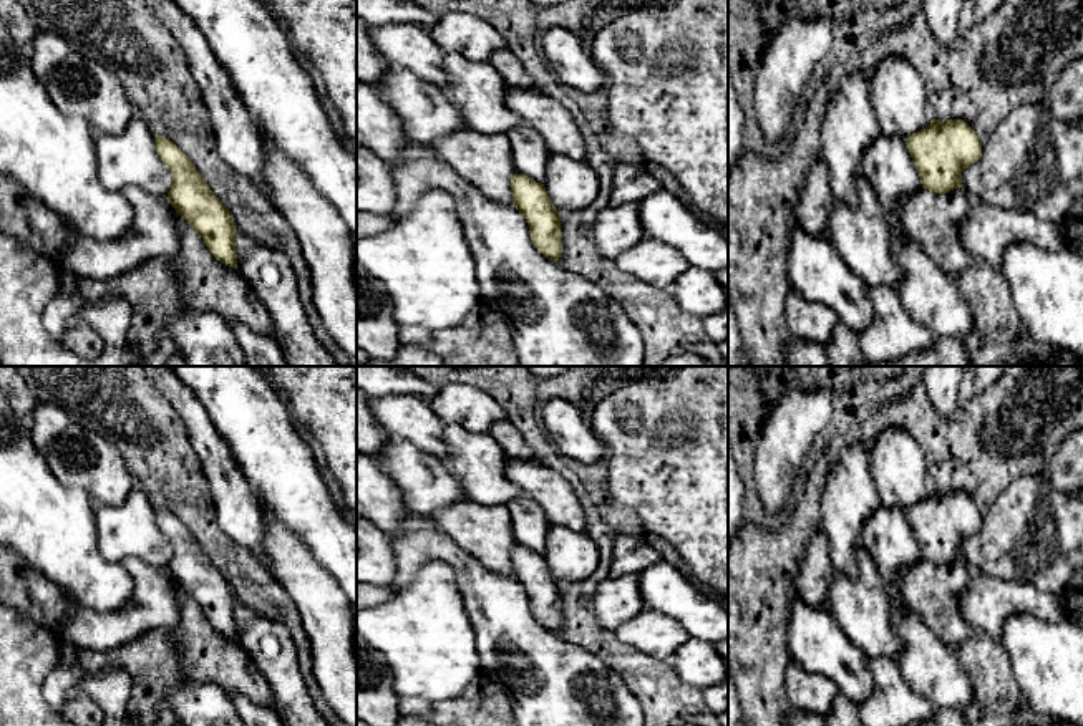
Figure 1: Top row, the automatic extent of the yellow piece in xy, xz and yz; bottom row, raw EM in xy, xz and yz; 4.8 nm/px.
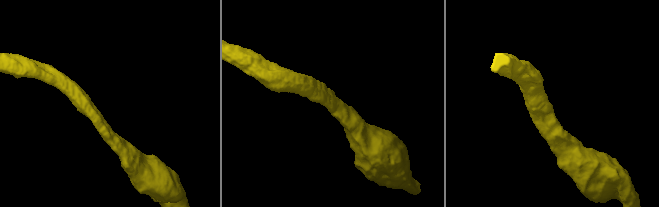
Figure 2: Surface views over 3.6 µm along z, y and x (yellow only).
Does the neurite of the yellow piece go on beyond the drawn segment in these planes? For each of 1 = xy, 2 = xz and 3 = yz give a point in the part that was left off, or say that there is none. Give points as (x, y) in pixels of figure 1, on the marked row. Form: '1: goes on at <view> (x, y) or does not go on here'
1: does not go on here
2: does not go on here
3: does not go on here

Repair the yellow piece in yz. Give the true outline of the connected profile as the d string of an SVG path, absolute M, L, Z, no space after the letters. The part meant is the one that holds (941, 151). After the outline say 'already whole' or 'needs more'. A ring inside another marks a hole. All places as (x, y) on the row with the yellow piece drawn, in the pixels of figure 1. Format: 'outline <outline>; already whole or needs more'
outline M934 119L906 139L920 184L935 194L964 187L962 172L982 157L982 139L962 119Z; already whole

